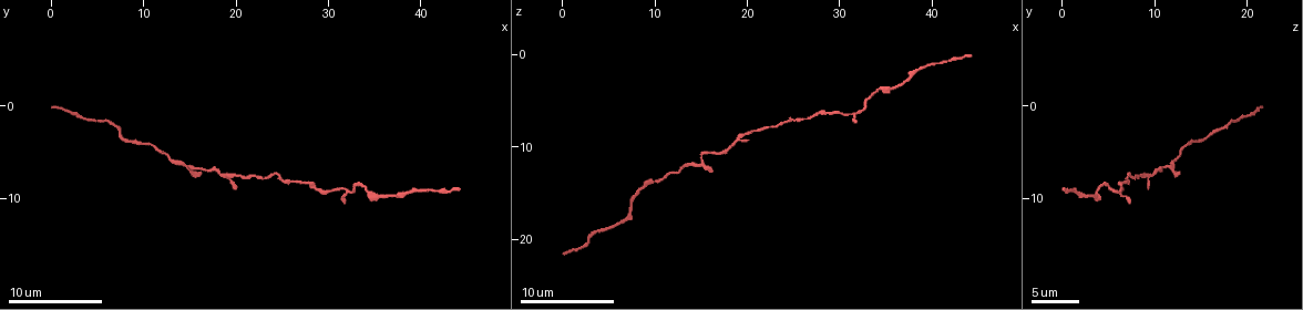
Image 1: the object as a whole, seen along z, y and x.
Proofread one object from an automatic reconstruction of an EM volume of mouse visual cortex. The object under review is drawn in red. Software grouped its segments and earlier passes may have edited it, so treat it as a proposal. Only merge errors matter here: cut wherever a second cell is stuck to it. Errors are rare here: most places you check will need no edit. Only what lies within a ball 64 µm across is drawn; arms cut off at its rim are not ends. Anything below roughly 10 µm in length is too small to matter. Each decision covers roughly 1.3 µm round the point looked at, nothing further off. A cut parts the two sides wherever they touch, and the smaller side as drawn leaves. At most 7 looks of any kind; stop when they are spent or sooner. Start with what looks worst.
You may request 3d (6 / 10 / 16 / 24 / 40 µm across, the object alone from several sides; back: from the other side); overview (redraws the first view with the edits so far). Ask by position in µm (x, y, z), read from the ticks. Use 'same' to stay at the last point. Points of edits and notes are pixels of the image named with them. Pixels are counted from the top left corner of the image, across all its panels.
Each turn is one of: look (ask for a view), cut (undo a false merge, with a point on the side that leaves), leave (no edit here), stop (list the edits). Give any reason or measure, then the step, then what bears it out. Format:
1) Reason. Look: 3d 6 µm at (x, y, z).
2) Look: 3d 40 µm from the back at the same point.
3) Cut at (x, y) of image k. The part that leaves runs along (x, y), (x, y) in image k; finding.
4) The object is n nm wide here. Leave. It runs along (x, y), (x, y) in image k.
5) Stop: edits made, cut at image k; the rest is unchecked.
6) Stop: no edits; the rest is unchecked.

Three arms meet. Look: 3d 10 µm at (32.0, 9.4, 6.2).

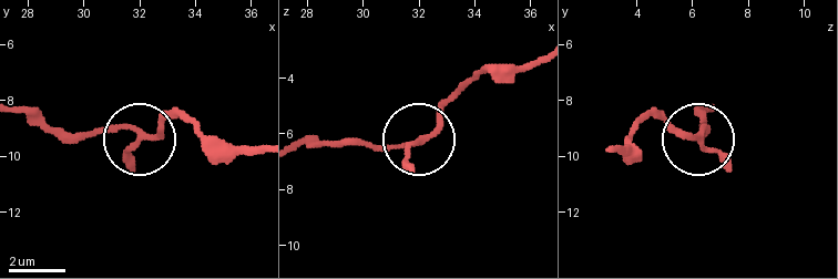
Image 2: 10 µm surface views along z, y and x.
Leave. It runs along (300, 148), (415, 143), (470, 79) in image 2; continuous, no second cell.

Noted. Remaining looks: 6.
Calibre changes. Look: 3d 16 µm at (15.0, 6.8, 10.8).

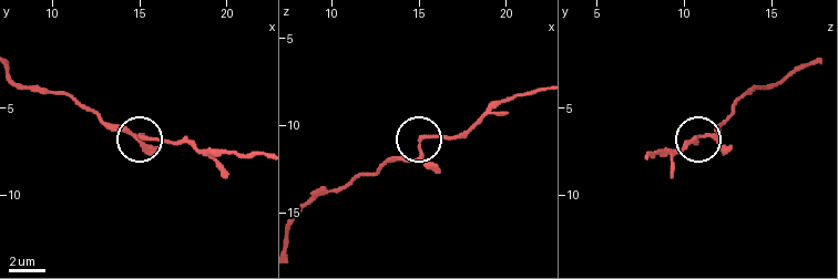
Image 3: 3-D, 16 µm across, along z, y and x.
Look: 3d 16 µm from the back at (15.3, 6.7, 10.7).

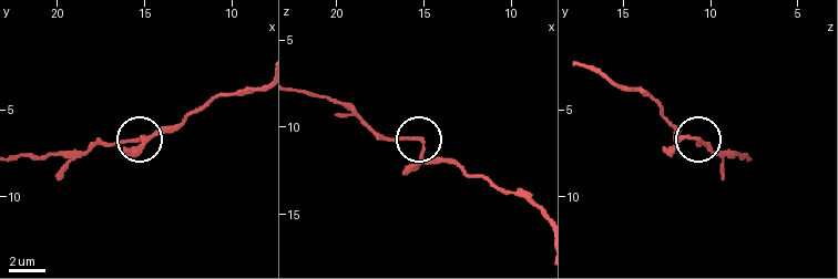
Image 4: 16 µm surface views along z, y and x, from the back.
Leave. One cell here.

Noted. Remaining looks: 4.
Look: 3d 6 µm at (20.2, 7.6, 8.2).

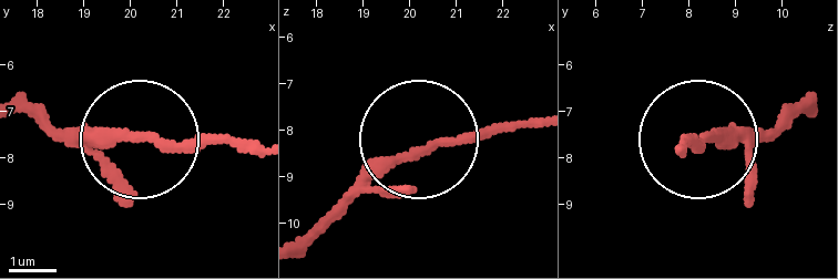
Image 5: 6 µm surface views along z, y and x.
Leave. It runs along (142, 143), (54, 135) in image 5; all the same cell.

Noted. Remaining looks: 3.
Stop: no edits; the rest is unchecked.

